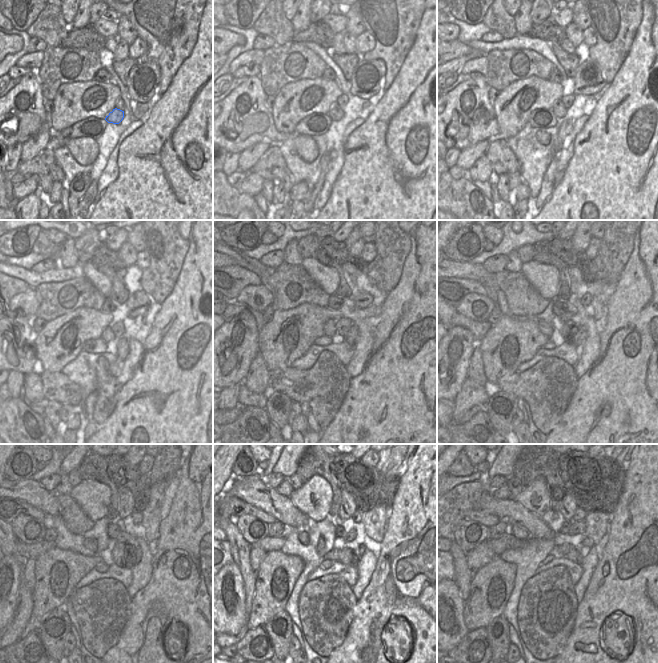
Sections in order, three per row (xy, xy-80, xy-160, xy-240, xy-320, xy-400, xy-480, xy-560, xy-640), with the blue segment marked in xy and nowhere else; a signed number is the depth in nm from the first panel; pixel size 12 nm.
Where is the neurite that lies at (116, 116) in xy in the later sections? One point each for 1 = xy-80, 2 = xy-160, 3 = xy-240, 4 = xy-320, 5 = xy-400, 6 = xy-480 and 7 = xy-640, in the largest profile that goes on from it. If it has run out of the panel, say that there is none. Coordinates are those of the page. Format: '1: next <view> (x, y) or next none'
1: next xy-80 (335, 113)
2: next xy-160 (559, 110)
3: next xy-240 (107, 335)
4: next xy-320 (330, 330)
5: next xy-400 (545, 328)
6: next xy-480 (91, 544)
7: next xy-640 (517, 530)

